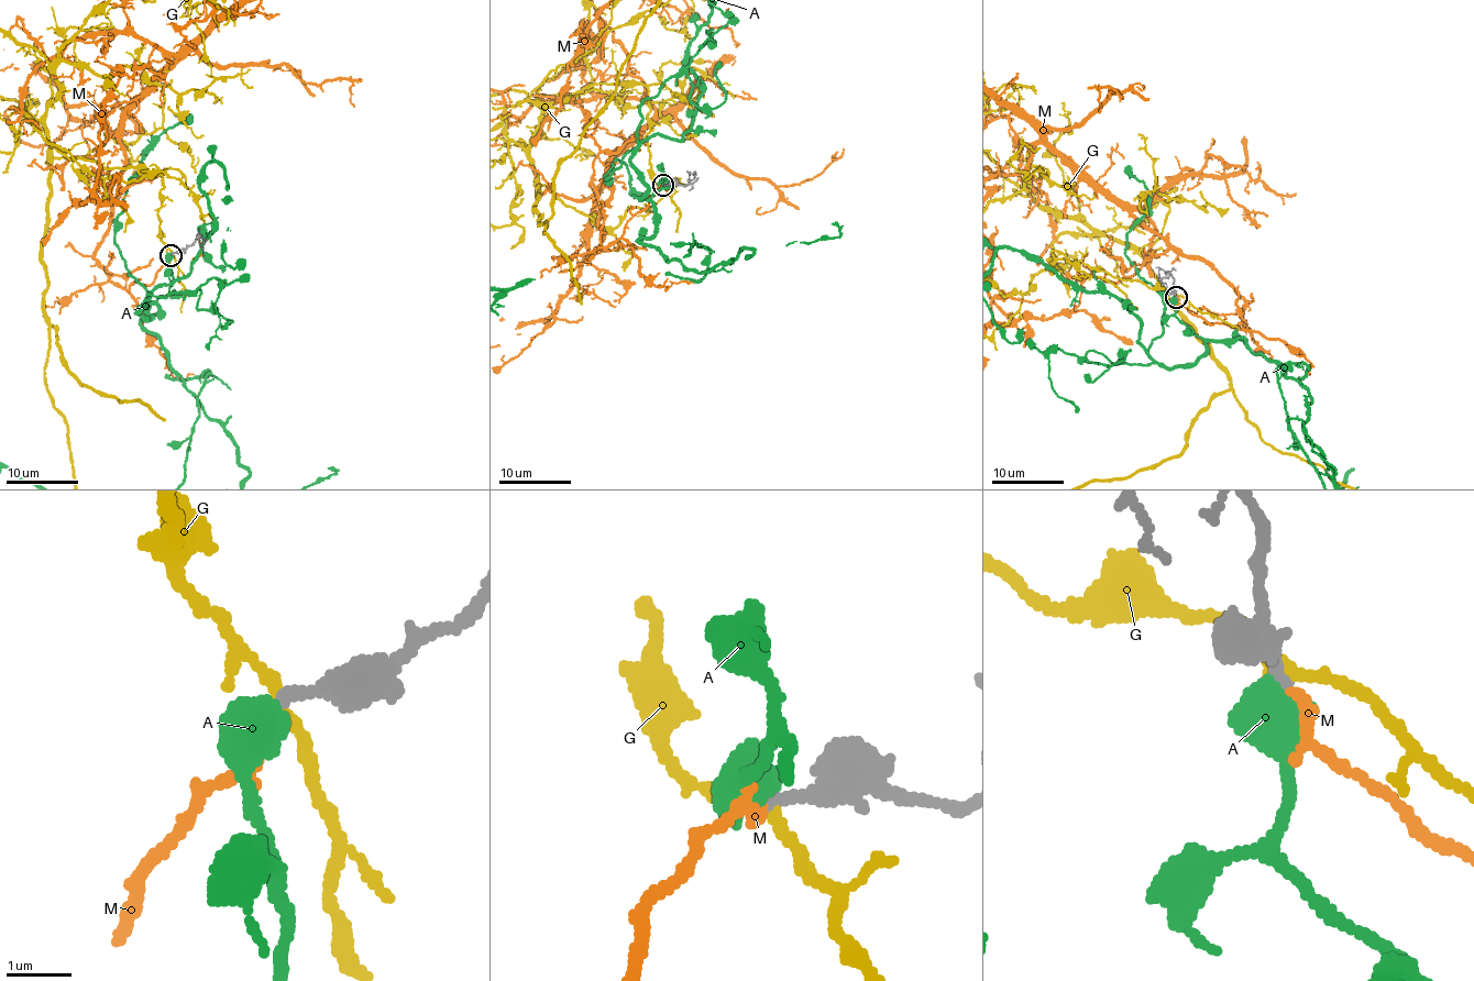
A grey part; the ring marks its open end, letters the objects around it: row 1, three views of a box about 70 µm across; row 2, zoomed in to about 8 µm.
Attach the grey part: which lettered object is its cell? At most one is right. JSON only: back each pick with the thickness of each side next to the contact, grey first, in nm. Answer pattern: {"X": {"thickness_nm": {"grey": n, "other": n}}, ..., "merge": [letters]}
{"M": {"thickness_nm": {"grey": 180, "other": 190}}, "merge": ["M"]}

